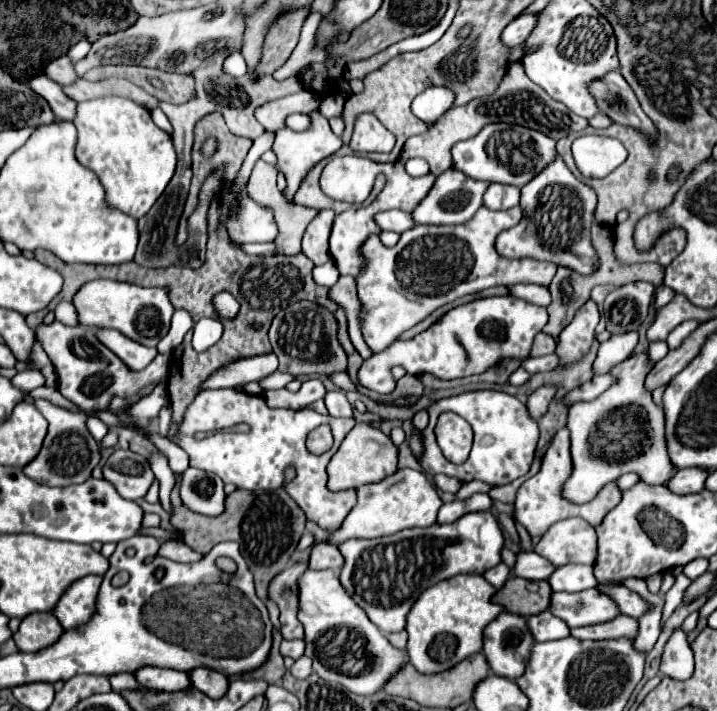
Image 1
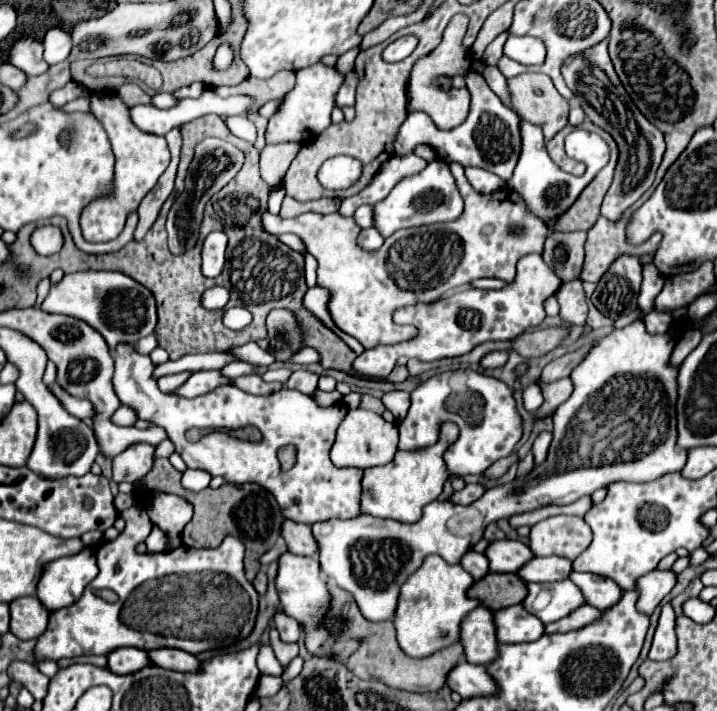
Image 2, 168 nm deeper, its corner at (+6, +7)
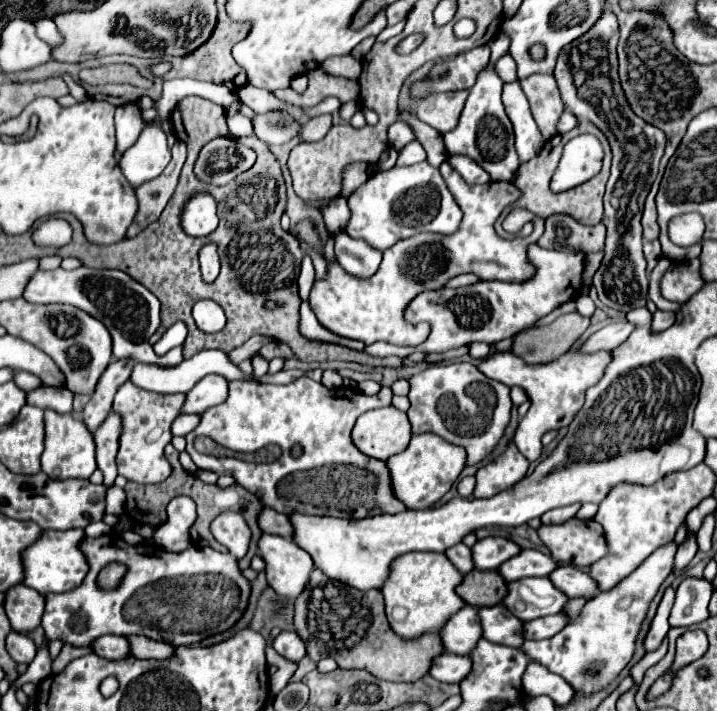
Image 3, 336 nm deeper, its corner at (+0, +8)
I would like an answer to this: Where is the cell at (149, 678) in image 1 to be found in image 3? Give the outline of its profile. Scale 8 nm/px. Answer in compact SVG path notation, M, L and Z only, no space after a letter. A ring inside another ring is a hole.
M101 636L91 644L91 650L107 660L119 660L129 656L129 642L123 636Z

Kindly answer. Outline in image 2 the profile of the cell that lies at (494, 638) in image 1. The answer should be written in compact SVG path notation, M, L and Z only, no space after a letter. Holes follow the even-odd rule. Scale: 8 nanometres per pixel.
M483 605L473 609L461 623L461 641L465 659L475 665L489 665L499 655L497 629L493 629L493 611Z

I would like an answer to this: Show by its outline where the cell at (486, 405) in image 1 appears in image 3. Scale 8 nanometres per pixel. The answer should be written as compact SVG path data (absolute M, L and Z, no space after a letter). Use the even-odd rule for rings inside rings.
M449 364L449 366L429 366L427 370L409 378L411 408L407 410L413 434L433 432L451 444L459 444L467 450L467 464L477 464L483 460L503 436L503 430L511 414L509 388L497 380L487 378L477 370L475 364ZM465 394L469 398L459 398Z

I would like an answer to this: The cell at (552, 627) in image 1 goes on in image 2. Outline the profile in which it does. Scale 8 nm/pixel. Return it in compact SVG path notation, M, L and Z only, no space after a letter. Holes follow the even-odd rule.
M513 605L509 609L495 611L495 627L499 643L523 643L535 641L545 633L541 619L533 617L523 605Z

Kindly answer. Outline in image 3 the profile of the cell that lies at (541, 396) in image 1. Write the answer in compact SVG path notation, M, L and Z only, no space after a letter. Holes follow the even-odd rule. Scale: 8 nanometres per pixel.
M613 322L605 328L601 328L599 332L595 332L593 336L589 336L589 340L581 346L583 352L599 352L599 350L613 350L619 344L623 344L623 340L627 340L627 336L633 332L633 324L629 322Z

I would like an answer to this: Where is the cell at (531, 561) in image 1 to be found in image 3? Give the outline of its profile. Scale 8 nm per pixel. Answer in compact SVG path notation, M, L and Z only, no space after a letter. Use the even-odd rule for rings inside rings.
M487 536L483 540L477 540L471 548L471 560L477 570L497 570L505 560L515 556L521 548L499 536Z

